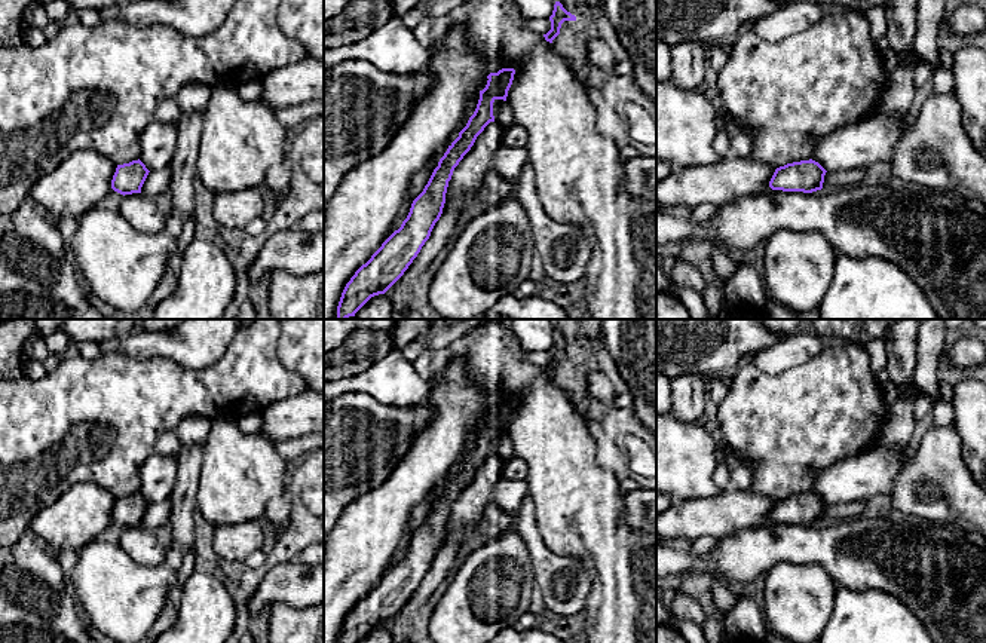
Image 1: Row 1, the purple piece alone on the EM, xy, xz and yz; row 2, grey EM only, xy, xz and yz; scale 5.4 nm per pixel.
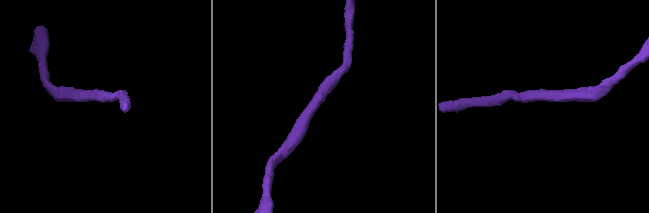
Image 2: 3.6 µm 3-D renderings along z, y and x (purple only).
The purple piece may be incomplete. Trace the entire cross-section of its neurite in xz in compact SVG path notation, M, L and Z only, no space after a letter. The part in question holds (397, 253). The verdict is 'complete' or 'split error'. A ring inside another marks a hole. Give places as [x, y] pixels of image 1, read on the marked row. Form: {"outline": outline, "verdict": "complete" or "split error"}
{"outline": "M502 68L487 76L487 85L480 91L474 114L440 159L423 192L413 200L401 227L382 244L346 284L337 306L337 319L355 316L371 297L385 294L417 257L443 214L448 181L454 168L471 150L484 128L494 122L493 102L496 99L506 101L514 74L514 68Z", "verdict": "complete"}

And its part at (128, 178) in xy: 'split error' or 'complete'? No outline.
complete

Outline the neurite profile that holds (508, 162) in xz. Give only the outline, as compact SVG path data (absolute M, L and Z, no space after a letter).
M500 146L493 156L493 169L506 181L517 183L524 165L529 163L526 147Z

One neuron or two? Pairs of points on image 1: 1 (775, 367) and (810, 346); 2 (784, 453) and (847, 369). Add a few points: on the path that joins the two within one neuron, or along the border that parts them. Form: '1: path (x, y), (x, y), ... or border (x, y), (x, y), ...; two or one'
1: path (784, 358), (801, 346); one
2: path (796, 432), (836, 389); one

